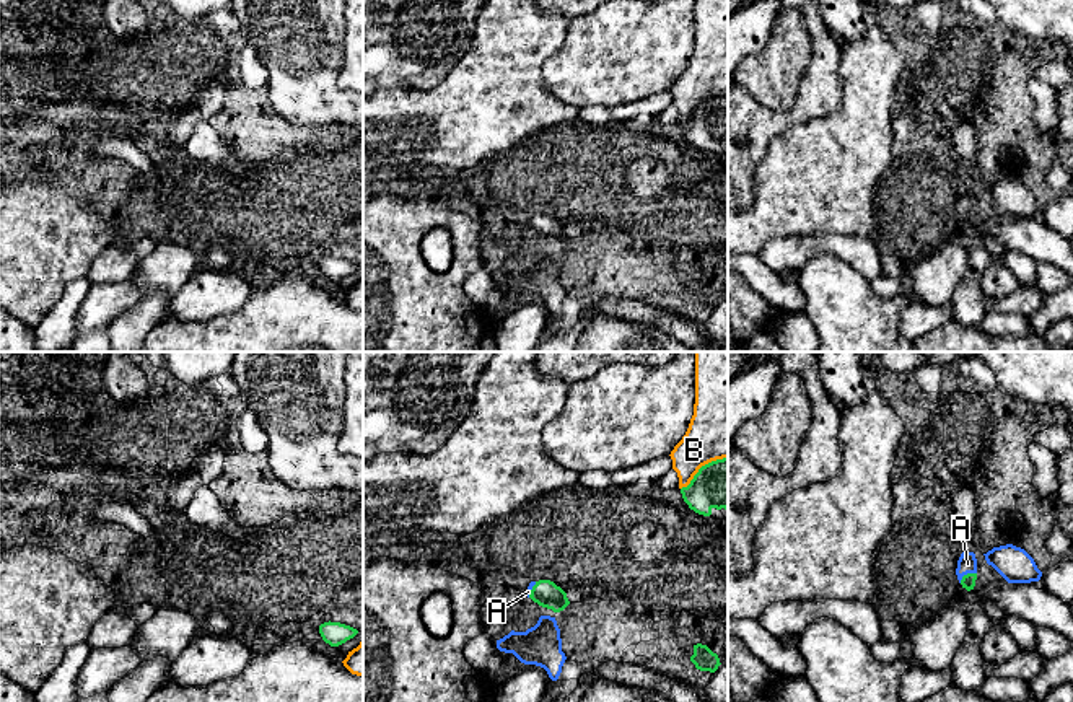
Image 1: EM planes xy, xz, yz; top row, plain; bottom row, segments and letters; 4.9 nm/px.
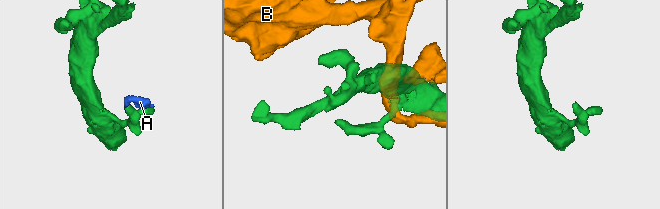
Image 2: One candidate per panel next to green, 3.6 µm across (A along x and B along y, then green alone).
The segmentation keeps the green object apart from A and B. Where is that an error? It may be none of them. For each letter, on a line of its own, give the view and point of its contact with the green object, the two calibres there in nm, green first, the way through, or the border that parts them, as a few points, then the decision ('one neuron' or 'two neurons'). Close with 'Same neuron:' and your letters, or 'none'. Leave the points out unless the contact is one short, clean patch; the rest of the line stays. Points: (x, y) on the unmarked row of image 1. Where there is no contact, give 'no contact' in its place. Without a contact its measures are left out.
A: yz (967, 209) | 70/100 nm | across yz (967, 217), (967, 209), (967, 199) | one neuron
B: xz (702, 101) | 240/340 nm | two neurons
Same neuron: A

